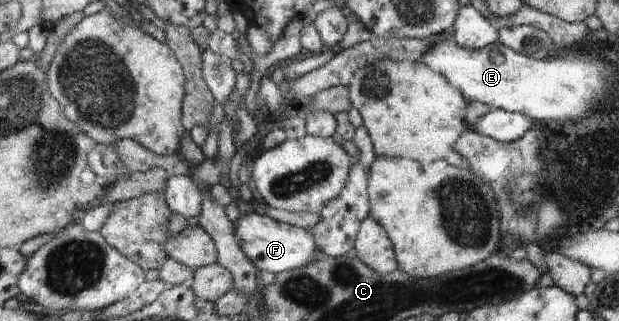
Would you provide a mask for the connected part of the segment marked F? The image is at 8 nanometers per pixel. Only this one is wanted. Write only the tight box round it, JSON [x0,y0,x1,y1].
[233,210,321,275]

